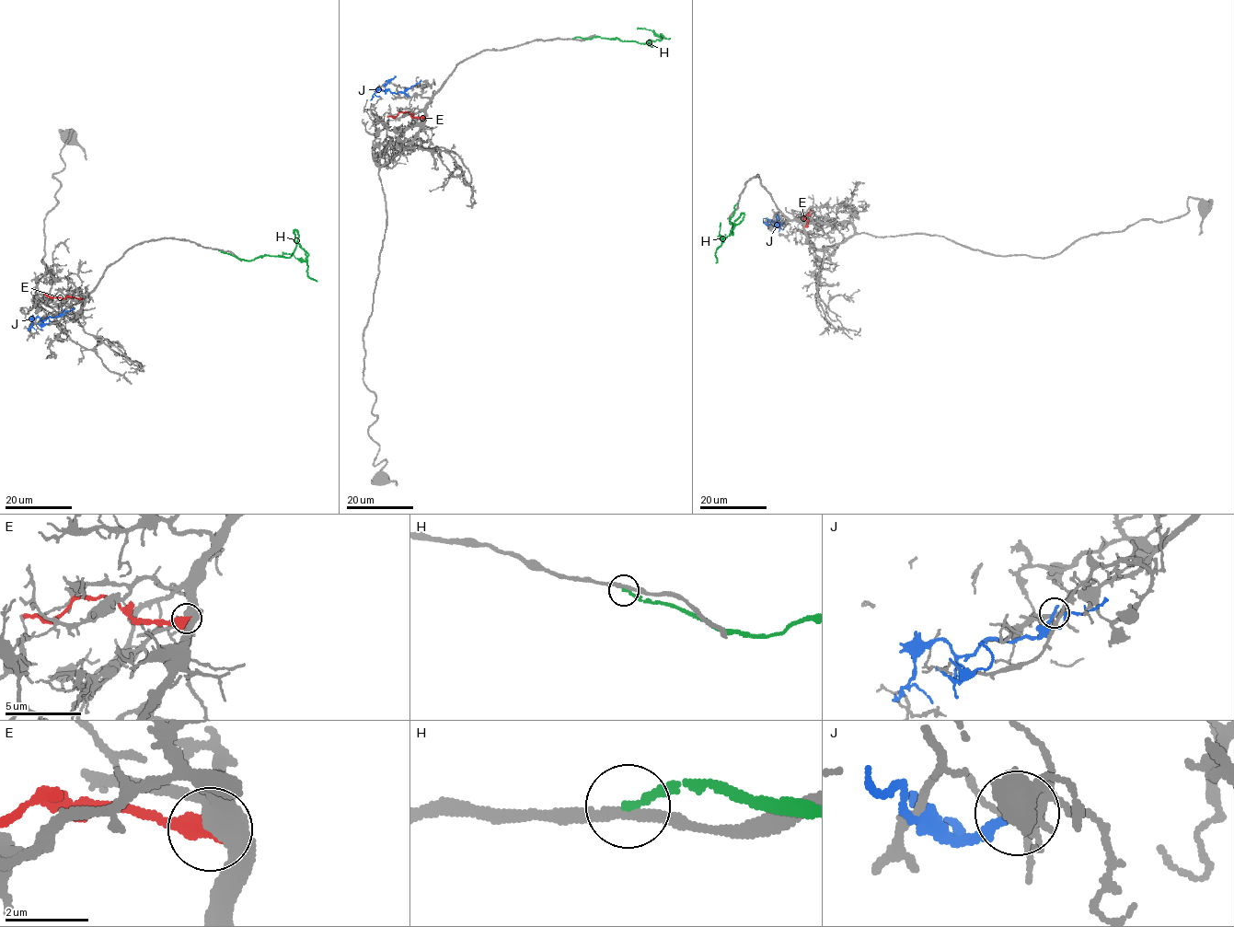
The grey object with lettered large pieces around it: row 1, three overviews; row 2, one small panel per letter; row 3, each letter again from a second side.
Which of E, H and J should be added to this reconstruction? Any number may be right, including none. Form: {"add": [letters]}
{"add": []}

